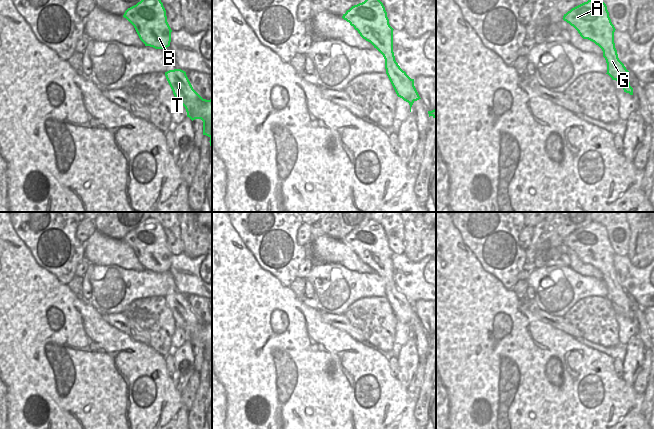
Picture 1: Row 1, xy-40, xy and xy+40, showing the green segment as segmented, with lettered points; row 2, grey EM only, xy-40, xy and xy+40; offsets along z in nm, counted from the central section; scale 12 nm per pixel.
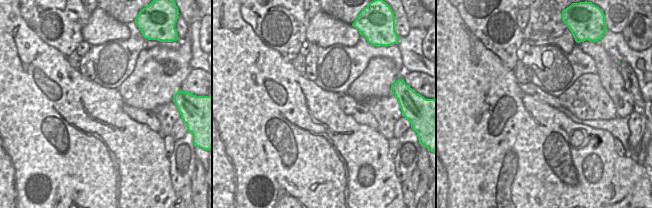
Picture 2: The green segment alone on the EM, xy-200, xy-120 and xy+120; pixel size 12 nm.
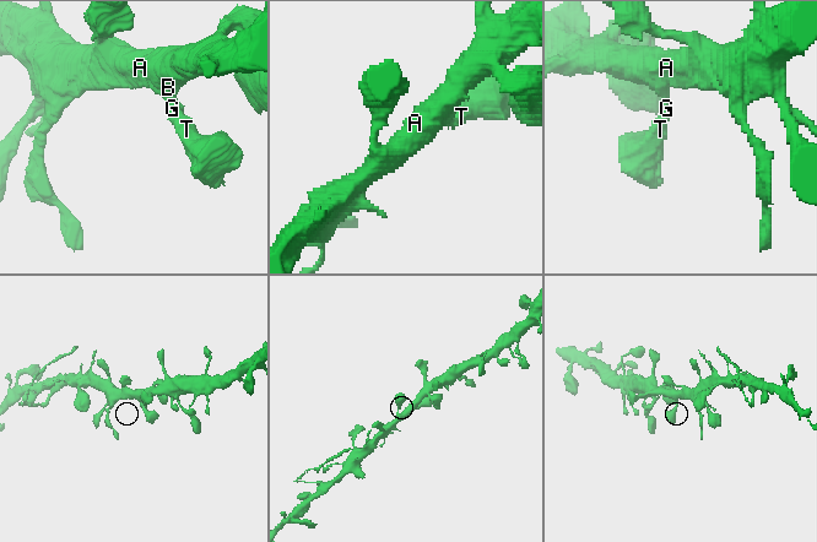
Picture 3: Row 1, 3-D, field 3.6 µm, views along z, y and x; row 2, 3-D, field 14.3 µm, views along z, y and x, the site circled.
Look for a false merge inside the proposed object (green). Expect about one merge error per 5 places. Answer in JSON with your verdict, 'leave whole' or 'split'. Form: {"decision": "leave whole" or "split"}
{"decision": "leave whole"}

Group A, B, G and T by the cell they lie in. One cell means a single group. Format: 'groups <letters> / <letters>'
groups A B G T

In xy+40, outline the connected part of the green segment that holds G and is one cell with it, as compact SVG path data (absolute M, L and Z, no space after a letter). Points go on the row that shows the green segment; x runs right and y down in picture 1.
M588 0L568 11L563 20L573 26L583 39L598 45L607 63L607 73L612 80L621 83L623 90L633 95L629 71L619 60L614 43L615 27L602 0Z

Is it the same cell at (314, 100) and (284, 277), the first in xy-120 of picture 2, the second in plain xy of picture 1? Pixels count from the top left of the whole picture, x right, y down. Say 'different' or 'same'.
different

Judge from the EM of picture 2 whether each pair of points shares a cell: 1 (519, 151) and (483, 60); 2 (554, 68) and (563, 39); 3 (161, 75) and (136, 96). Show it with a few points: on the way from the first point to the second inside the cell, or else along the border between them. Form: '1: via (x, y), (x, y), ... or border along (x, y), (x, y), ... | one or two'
1: via (517, 128), (516, 101), (498, 83) | one
2: border along (576, 43), (568, 53), (553, 44), (537, 45) | two
3: via (155, 80), (142, 90) | one

